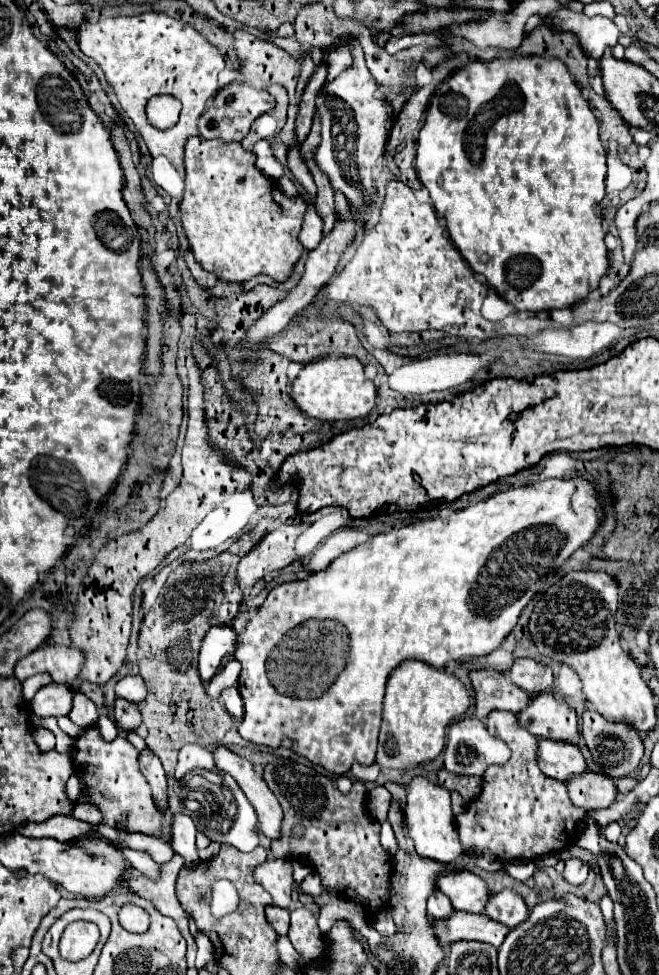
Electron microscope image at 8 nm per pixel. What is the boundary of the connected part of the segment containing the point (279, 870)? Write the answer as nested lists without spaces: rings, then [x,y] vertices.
[[[287,859],[267,861],[255,869],[255,879],[261,883],[269,895],[273,897],[275,905],[281,909],[289,909],[291,895],[293,895],[293,869]]]

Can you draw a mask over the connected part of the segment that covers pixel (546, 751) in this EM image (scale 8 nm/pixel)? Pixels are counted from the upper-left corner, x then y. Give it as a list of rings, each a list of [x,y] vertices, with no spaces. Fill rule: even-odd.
[[[539,739],[539,753],[537,753],[539,769],[557,781],[567,781],[573,775],[581,775],[587,771],[587,763],[577,745]]]

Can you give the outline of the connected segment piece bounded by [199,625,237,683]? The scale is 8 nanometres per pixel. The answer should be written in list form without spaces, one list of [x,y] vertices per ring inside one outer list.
[[[211,627],[203,639],[199,653],[199,675],[201,681],[209,681],[221,665],[221,659],[233,651],[237,633],[231,627]]]

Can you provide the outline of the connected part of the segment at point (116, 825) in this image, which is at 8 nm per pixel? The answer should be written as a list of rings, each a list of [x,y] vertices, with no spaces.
[[[87,727],[85,733],[75,739],[75,745],[71,749],[73,757],[81,757],[85,761],[75,761],[75,771],[81,779],[81,789],[89,799],[101,809],[103,813],[103,825],[109,825],[113,829],[123,829],[123,815],[127,813],[127,827],[129,831],[165,837],[169,843],[169,829],[165,827],[163,815],[155,809],[155,803],[151,799],[151,787],[147,779],[141,775],[137,765],[137,749],[119,735],[113,743],[103,741],[97,727]]]

